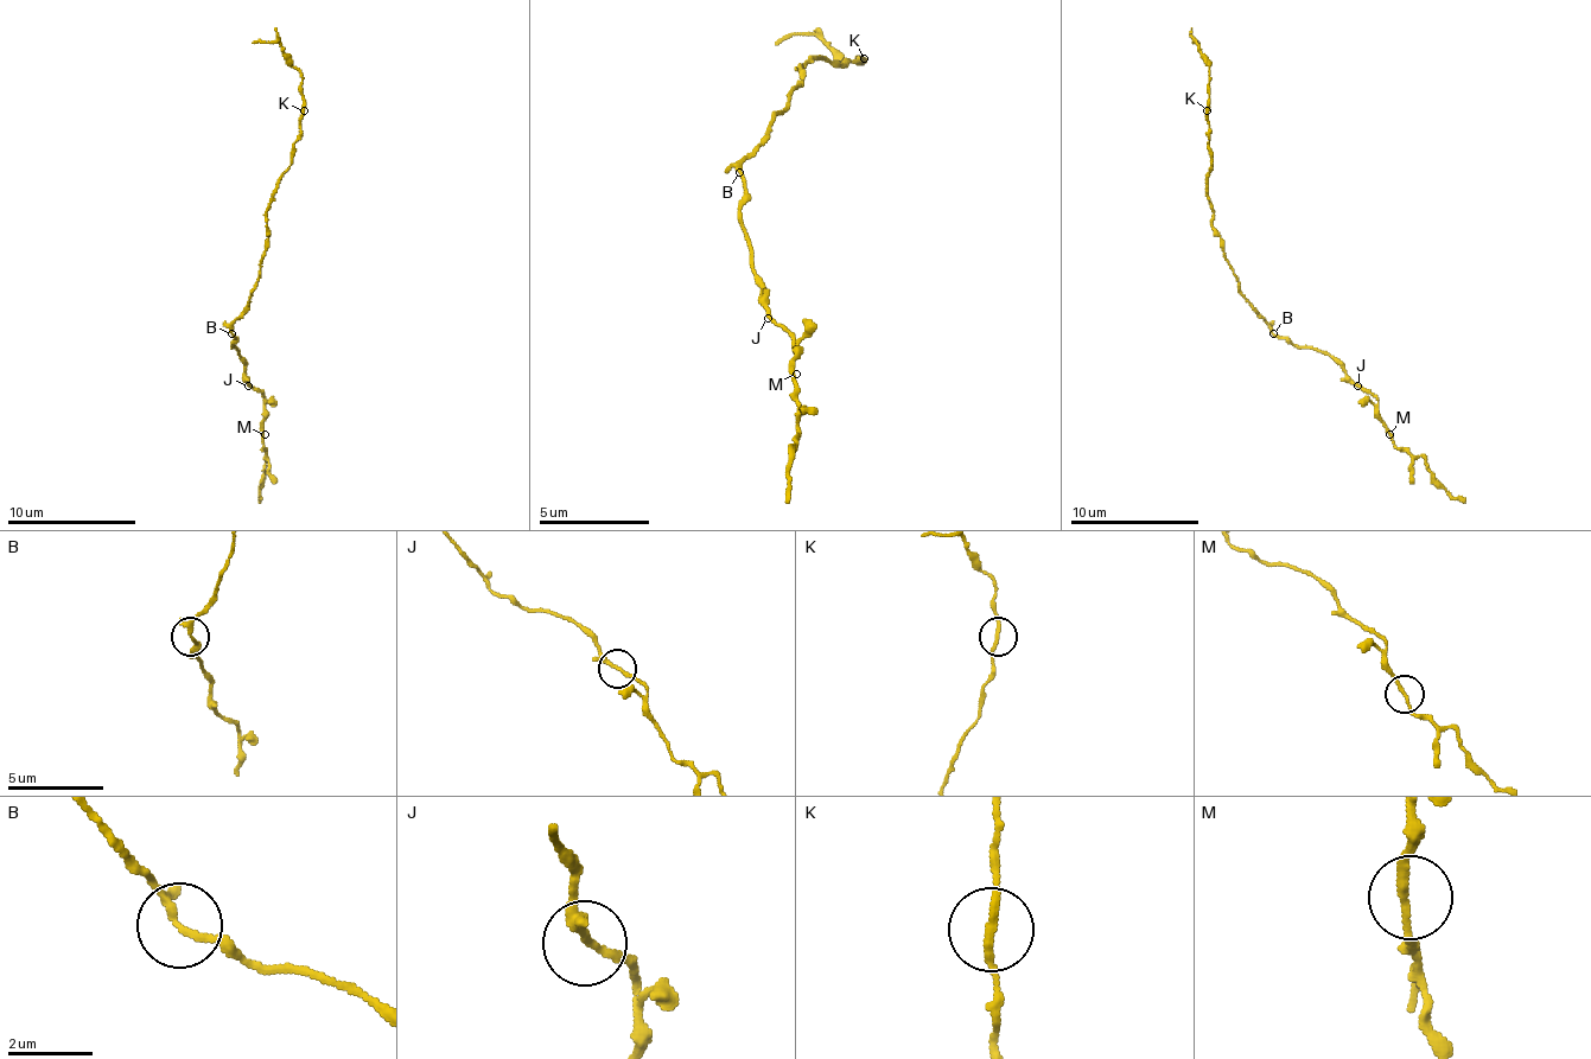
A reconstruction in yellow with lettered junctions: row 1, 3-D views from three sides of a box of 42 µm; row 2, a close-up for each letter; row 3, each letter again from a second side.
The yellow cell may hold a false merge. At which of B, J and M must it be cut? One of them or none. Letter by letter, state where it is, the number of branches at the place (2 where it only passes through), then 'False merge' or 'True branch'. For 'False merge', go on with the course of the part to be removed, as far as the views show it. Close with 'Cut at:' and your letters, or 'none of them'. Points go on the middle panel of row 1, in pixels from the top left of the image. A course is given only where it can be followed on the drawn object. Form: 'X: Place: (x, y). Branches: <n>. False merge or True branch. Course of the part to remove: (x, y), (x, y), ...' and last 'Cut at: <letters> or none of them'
B: Place: (739, 172). Branches: 3. True branch
J: Place: (768, 318). Branches: 3. True branch
M: Place: (796, 374). Branches: 2. True branch
Cut at: none of them

